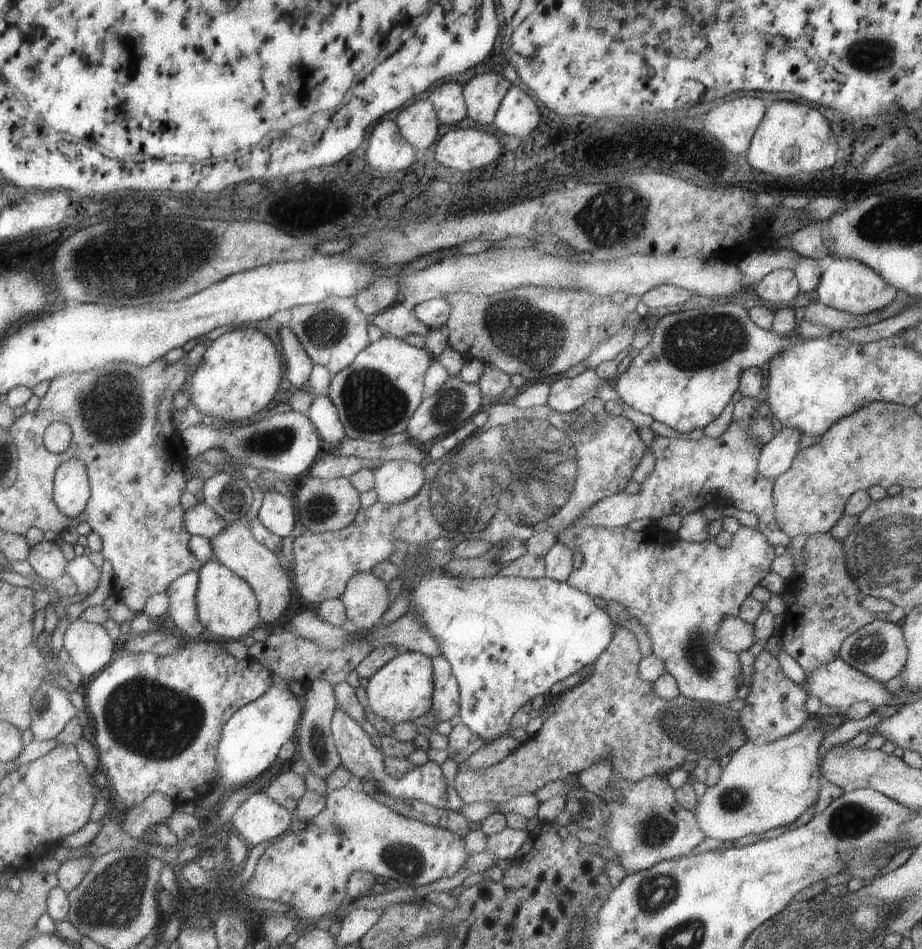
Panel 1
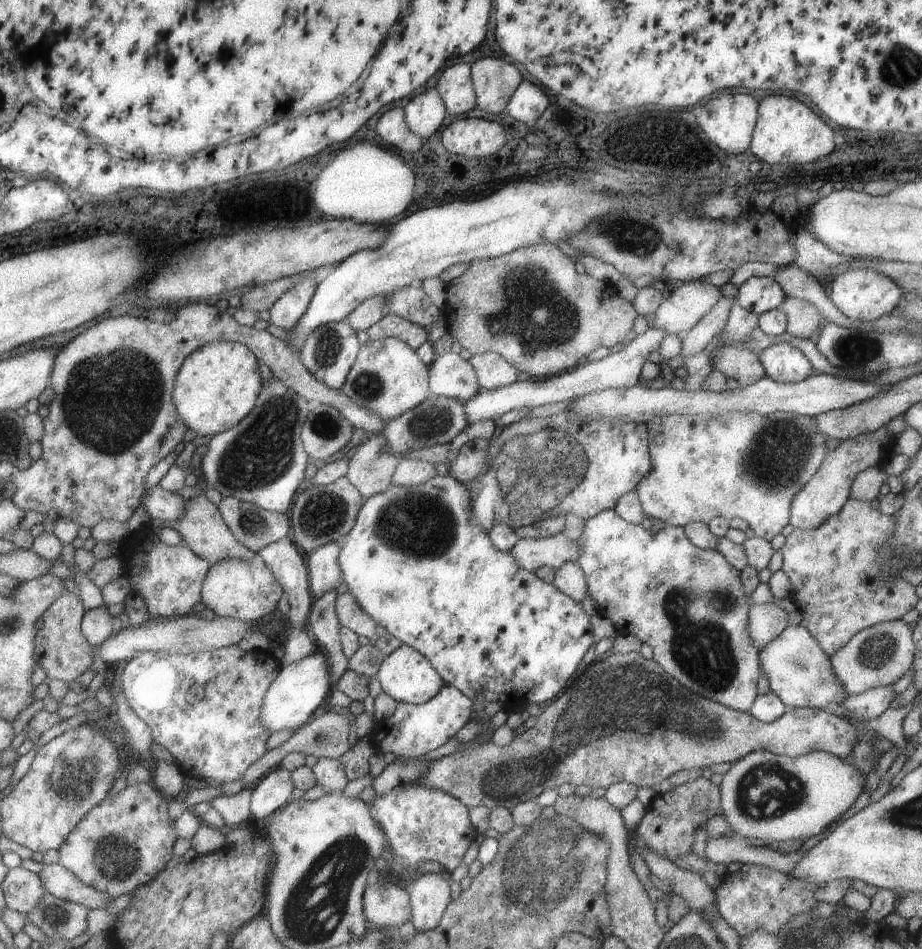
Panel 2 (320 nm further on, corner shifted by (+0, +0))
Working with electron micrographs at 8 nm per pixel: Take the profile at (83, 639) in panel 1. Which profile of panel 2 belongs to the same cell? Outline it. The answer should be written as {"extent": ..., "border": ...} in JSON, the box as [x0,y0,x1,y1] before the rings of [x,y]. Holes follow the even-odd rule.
{"extent":[81,606,115,648],"border":[[[107,606],[89,610],[85,614],[81,624],[81,633],[87,638],[88,646],[97,648],[101,646],[107,638],[111,638],[115,630],[115,620],[107,610]]]}

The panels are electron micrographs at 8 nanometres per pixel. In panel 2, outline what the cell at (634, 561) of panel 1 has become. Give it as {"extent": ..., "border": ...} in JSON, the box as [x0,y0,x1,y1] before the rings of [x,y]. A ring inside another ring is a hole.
{"extent":[575,509,760,712],"border":[[[613,509],[599,512],[595,514],[595,517],[585,520],[583,522],[583,532],[579,534],[576,541],[579,544],[579,556],[577,556],[575,563],[585,576],[587,595],[595,602],[598,613],[604,615],[605,618],[609,618],[620,635],[629,634],[636,636],[639,641],[651,647],[653,649],[653,662],[670,678],[675,678],[679,684],[683,684],[684,688],[687,688],[695,695],[707,698],[707,700],[721,704],[725,708],[737,710],[738,712],[747,712],[749,710],[749,706],[753,704],[753,700],[757,696],[756,684],[757,680],[759,680],[760,667],[758,652],[755,650],[755,646],[751,644],[749,626],[747,626],[748,611],[751,603],[747,600],[745,592],[743,592],[739,571],[732,568],[729,562],[717,550],[696,548],[684,536],[683,527],[667,525],[665,523],[658,532],[651,534],[650,530],[643,530],[641,525],[625,522]]]}

